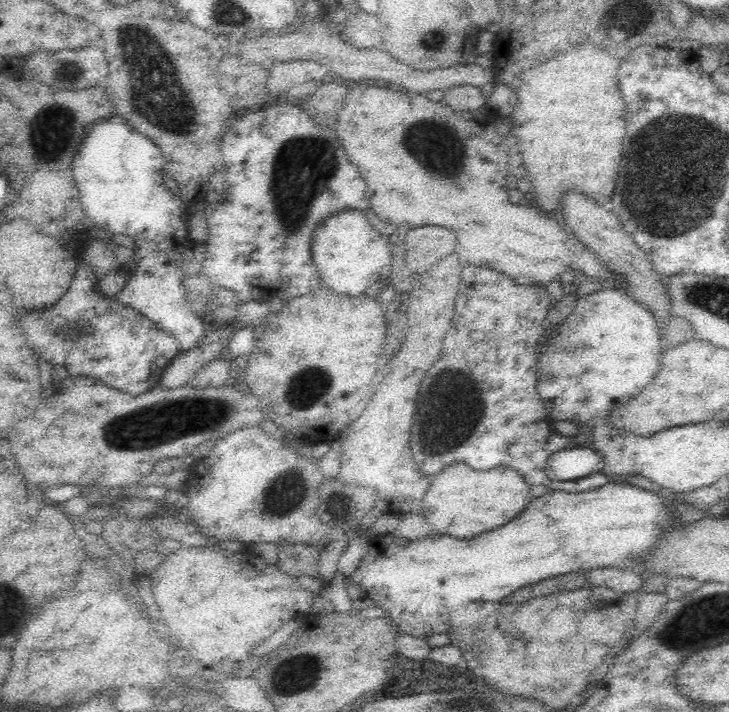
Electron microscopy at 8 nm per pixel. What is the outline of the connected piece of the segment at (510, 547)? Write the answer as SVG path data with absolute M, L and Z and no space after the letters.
M608 482L597 489L586 491L585 493L571 493L566 491L559 491L550 489L548 493L543 496L532 498L530 504L522 511L522 514L518 515L518 518L514 522L510 522L508 526L502 526L498 530L490 530L478 538L472 538L472 540L462 540L462 538L450 538L450 536L440 535L440 538L432 540L430 537L426 537L426 540L412 540L410 539L397 539L392 535L386 535L384 537L378 536L375 540L372 540L375 551L373 554L364 557L358 567L356 573L351 578L345 579L348 583L360 584L360 588L363 590L364 597L372 598L376 602L377 606L380 606L382 610L389 612L388 619L391 621L395 628L395 631L402 634L411 634L418 638L425 638L430 634L442 634L446 633L449 626L449 614L462 604L468 602L468 600L482 600L482 602L496 602L496 600L502 600L504 596L512 594L514 590L522 588L522 586L528 586L528 584L534 584L538 580L544 580L544 578L550 578L550 576L558 576L558 574L568 574L568 572L574 572L574 570L590 570L590 568L610 568L610 566L620 566L622 562L628 562L628 560L634 560L636 556L644 556L650 552L650 548L658 542L658 536L664 534L666 526L670 526L674 522L672 518L672 502L666 502L662 500L660 496L656 496L654 492L648 492L640 486L628 486L628 484L622 484L622 482Z

